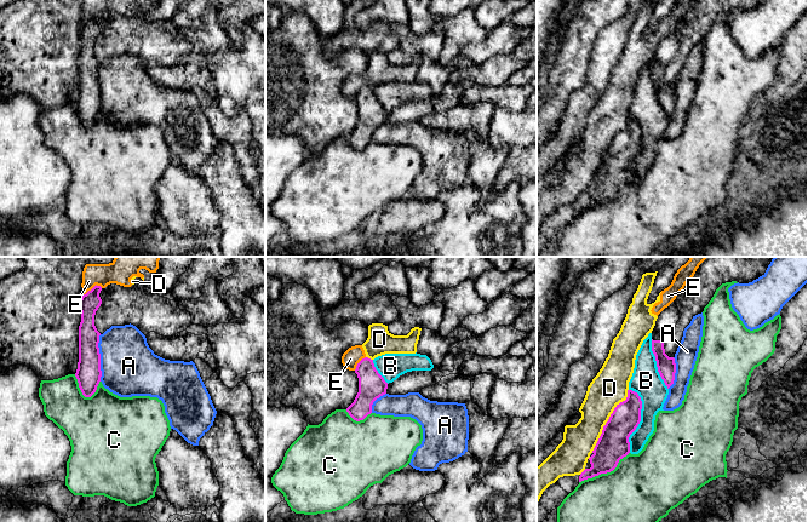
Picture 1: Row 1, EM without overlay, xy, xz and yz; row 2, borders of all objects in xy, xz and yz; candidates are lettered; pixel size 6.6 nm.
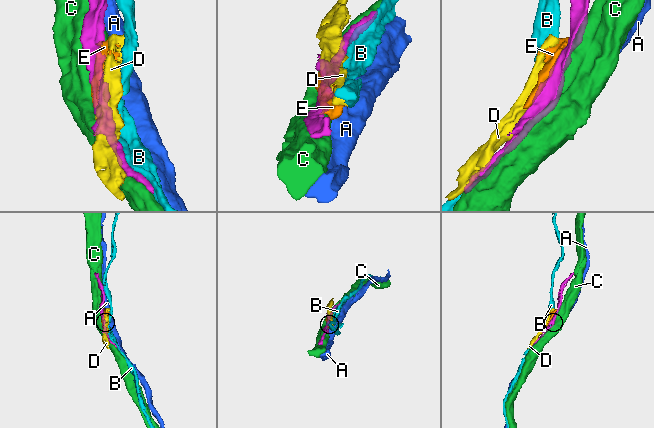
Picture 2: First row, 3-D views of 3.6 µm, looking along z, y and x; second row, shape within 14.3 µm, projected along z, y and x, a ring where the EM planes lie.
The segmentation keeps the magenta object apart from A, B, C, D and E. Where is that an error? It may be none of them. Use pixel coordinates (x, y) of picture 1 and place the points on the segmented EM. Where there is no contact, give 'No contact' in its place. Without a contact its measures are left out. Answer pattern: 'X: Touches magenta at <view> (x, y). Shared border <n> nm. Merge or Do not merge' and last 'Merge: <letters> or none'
A: Touches magenta at xy (99, 357). Shared border 320 nm. Do not merge
B: Touches magenta at yz (640, 420). Shared border 420 nm. Do not merge
C: Touches magenta at yz (605, 472). Shared border 400 nm. Do not merge
D: Touches magenta at yz (608, 420). Shared border 480 nm. Do not merge
E: Touches magenta at xy (92, 288). Shared border 160 nm. Do not merge
Merge: none

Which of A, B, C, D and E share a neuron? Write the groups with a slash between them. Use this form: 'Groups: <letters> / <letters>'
Groups: A / B / C / D E

